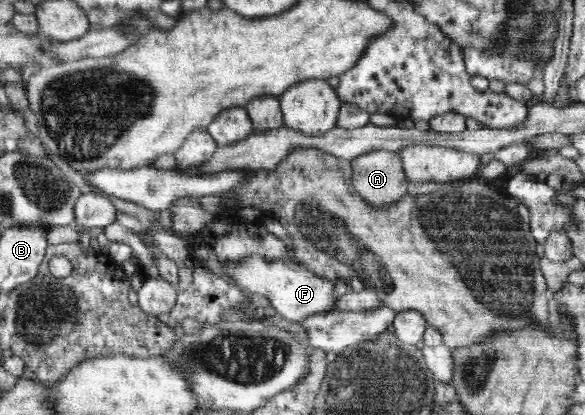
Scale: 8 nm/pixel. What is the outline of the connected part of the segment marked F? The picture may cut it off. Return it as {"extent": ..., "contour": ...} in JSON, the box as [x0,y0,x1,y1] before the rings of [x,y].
{"extent":[223,256,341,322],"contour":[[[251,256],[243,258],[242,262],[231,262],[230,266],[223,266],[223,269],[245,292],[269,298],[271,305],[287,321],[299,322],[315,314],[331,313],[335,302],[341,299],[335,295],[334,281],[315,275],[292,258],[269,262],[267,258]]]}

